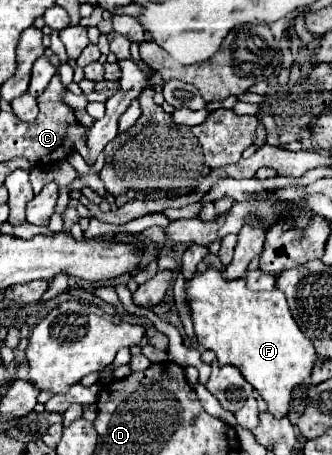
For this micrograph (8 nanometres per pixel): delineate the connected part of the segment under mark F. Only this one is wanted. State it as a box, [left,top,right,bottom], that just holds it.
[186,268,316,416]

